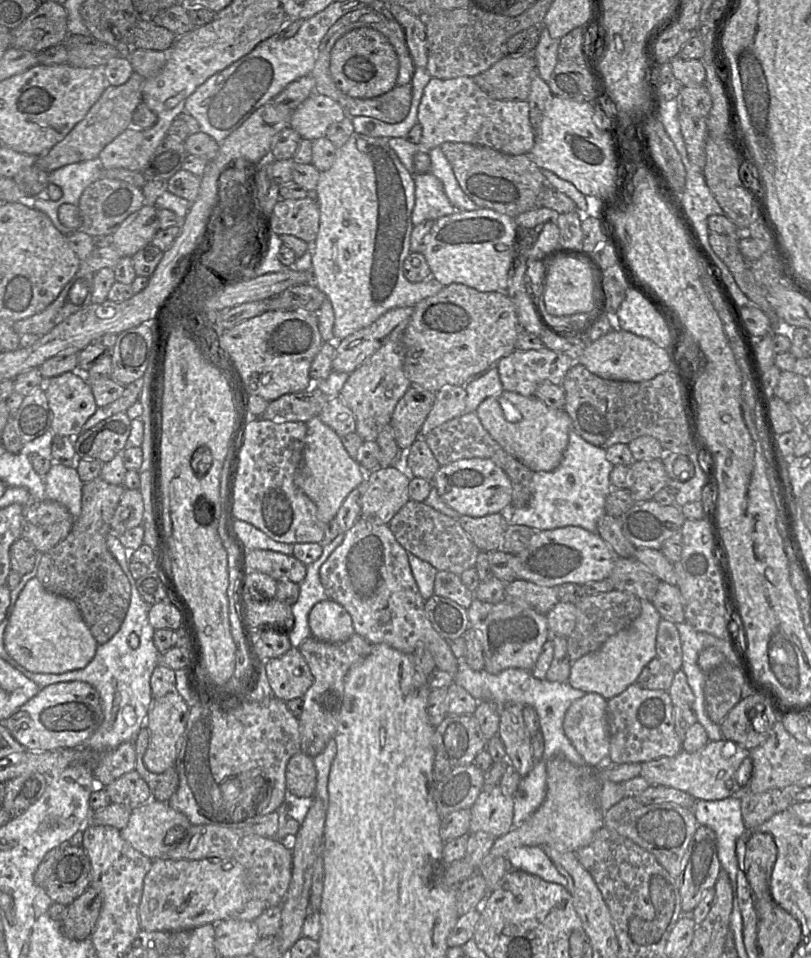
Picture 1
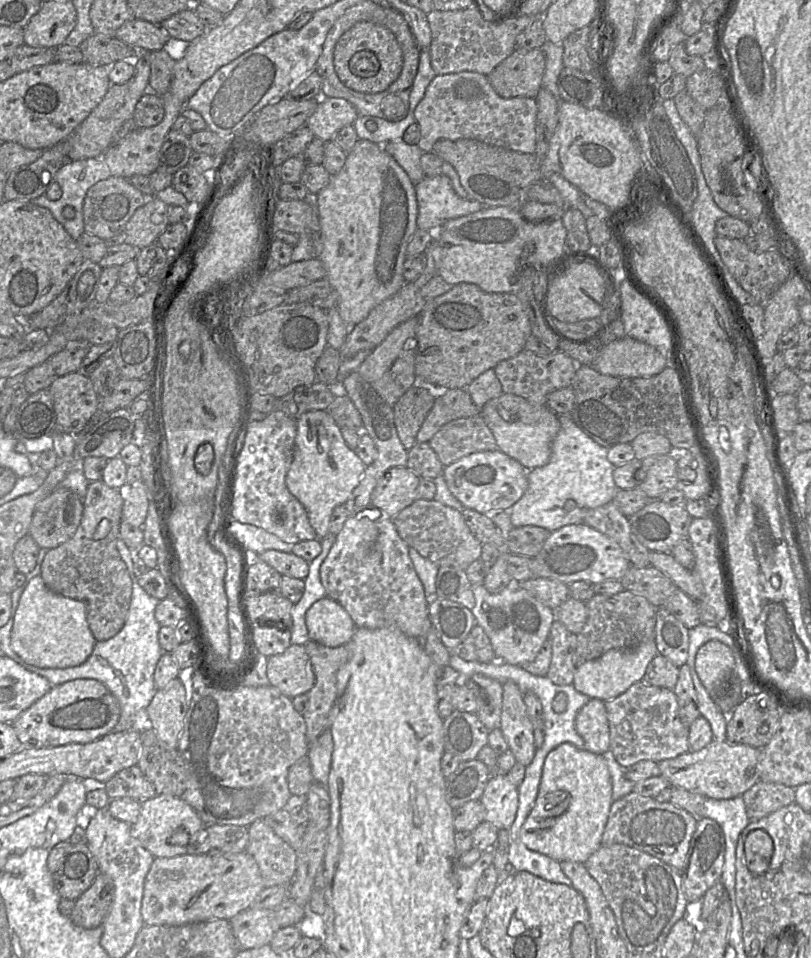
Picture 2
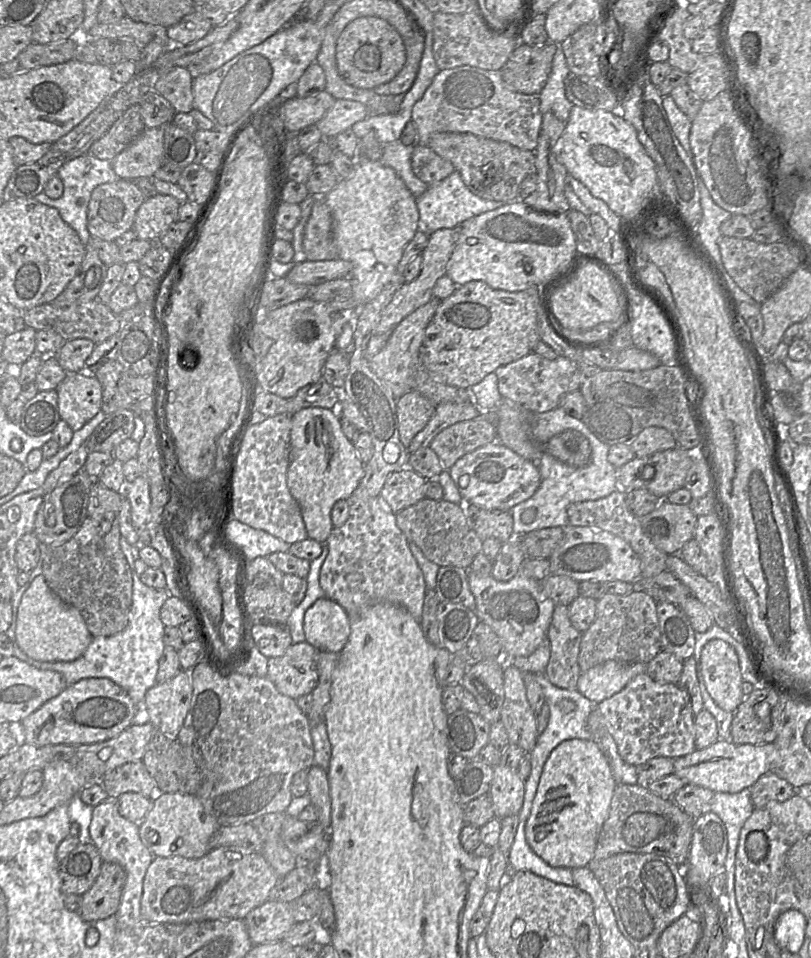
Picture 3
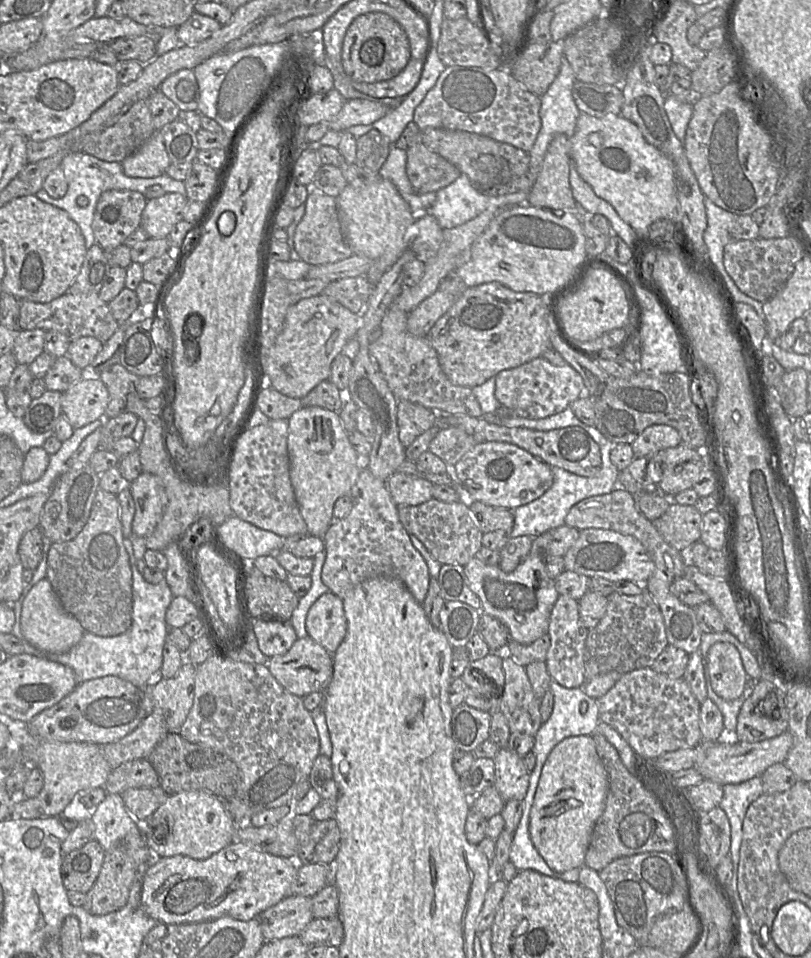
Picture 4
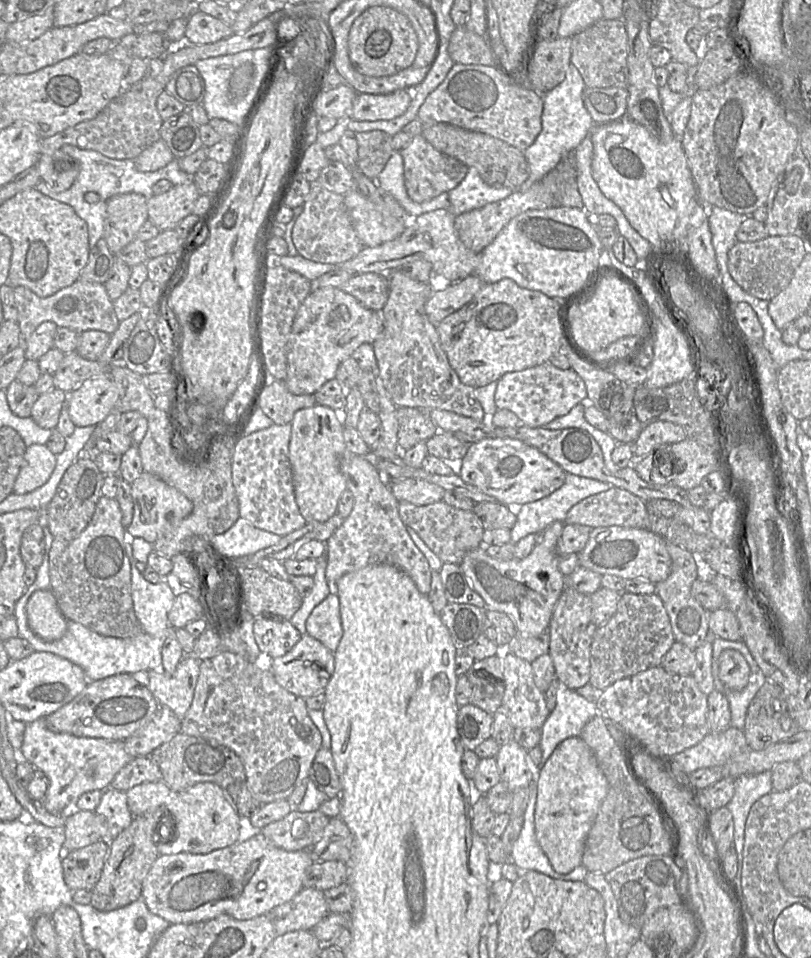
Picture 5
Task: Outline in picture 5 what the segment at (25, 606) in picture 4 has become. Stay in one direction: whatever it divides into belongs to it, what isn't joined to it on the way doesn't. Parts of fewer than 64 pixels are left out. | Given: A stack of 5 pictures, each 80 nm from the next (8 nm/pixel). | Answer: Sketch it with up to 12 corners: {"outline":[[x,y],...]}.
{"outline":[[51,590],[27,603],[31,630],[46,641],[61,639],[67,620]]}

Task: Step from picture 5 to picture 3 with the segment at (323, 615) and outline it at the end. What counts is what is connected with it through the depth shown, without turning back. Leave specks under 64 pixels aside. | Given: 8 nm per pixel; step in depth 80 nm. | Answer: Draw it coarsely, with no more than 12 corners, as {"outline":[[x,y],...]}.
{"outline":[[319,598],[305,612],[305,641],[340,653],[349,616],[336,601]]}

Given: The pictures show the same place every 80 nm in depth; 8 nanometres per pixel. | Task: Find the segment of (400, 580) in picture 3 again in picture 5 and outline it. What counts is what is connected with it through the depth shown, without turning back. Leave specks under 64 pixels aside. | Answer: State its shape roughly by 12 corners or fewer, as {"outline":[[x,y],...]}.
{"outline":[[346,449],[354,506],[326,541],[331,593],[373,564],[428,595],[432,570],[372,452]]}

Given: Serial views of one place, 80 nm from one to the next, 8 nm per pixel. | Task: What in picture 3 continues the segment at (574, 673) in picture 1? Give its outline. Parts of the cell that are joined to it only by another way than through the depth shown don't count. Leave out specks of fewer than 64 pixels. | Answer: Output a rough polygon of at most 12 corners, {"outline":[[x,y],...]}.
{"outline":[[606,661],[581,673],[577,690],[594,703],[620,692],[647,663]]}

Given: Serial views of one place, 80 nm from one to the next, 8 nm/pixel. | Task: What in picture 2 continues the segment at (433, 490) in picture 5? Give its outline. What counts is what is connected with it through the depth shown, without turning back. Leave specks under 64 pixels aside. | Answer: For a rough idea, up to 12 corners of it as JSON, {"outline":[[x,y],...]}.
{"outline":[[390,468],[371,505],[393,519],[417,500],[420,478]]}

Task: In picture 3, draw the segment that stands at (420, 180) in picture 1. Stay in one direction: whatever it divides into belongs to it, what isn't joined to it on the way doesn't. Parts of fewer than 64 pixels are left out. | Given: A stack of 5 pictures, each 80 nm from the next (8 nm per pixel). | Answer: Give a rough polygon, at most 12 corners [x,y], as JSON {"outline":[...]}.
{"outline":[[458,171],[416,198],[420,229],[451,229],[509,202],[472,193]]}

